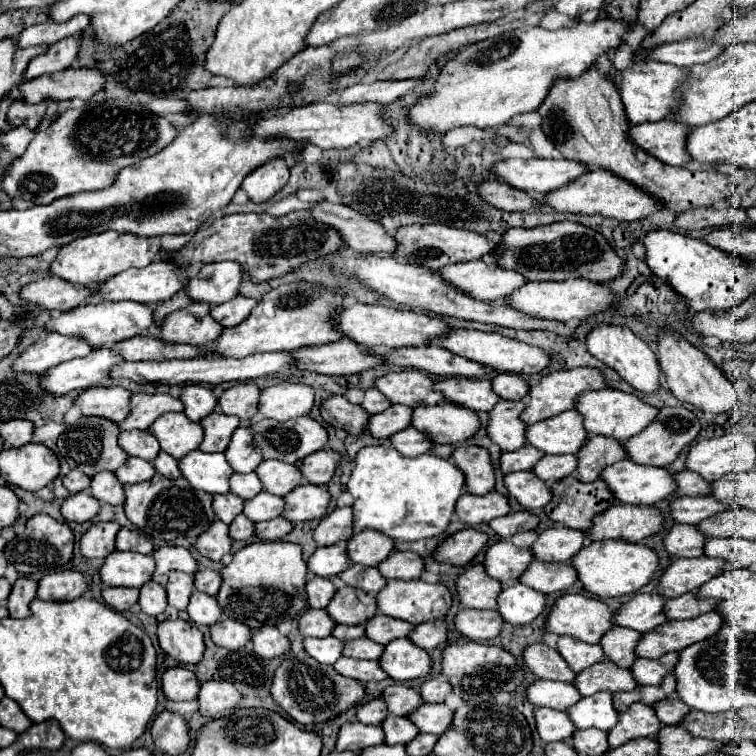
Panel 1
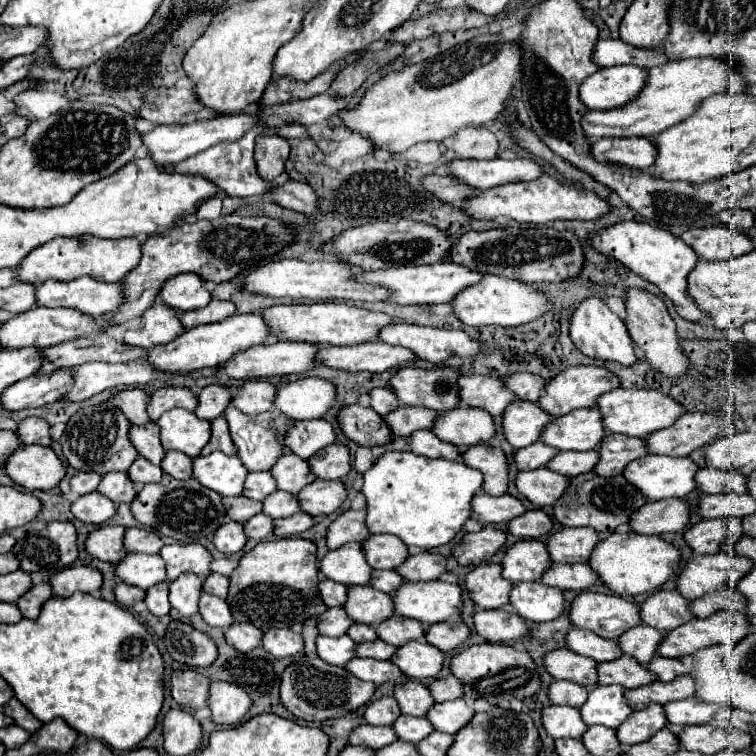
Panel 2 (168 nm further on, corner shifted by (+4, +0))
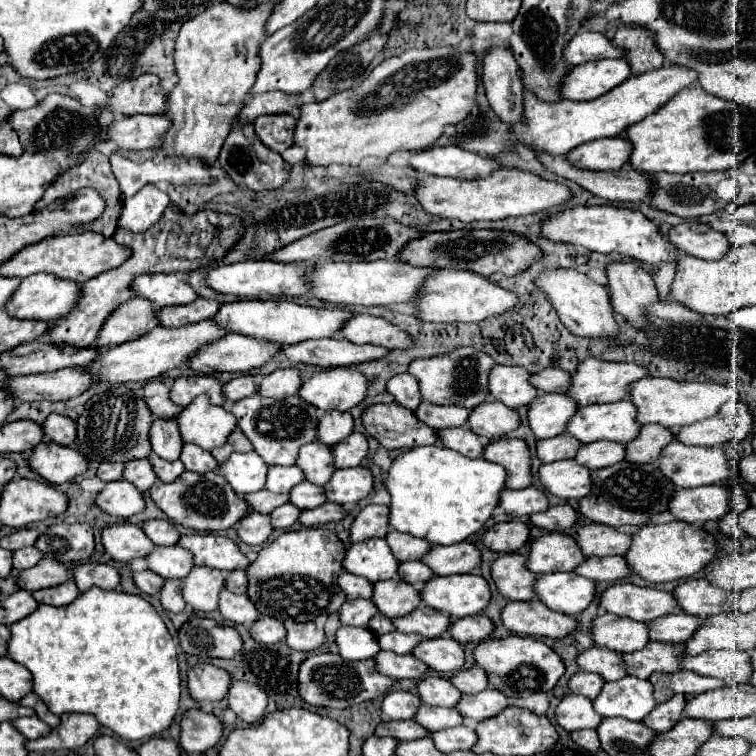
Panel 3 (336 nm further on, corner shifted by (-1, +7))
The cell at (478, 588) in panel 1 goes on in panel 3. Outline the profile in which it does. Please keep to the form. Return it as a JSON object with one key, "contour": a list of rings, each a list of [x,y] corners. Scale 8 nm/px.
{"contour":[[[501,554],[493,566],[491,576],[497,590],[509,600],[533,600],[533,586],[537,576],[525,568],[527,556],[521,554]]]}

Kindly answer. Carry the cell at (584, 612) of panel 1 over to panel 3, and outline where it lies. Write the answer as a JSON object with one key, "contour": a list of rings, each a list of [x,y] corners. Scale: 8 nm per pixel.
{"contour":[[[615,584],[603,592],[599,606],[617,616],[651,622],[659,616],[675,612],[677,600],[673,592],[635,584]]]}

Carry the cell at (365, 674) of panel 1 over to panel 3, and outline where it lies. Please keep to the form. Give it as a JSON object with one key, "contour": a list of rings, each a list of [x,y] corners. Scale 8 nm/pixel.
{"contour":[[[379,652],[375,656],[377,670],[385,676],[391,676],[395,680],[401,680],[401,676],[413,676],[413,678],[423,678],[429,670],[429,666],[421,660],[417,660],[413,654],[399,656],[395,652]]]}

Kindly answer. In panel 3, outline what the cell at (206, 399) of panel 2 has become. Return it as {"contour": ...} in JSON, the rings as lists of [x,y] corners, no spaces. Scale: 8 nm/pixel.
{"contour":[[[245,374],[245,376],[239,376],[239,378],[233,378],[229,380],[225,386],[223,386],[223,394],[229,402],[237,402],[241,398],[247,398],[247,396],[253,396],[257,392],[257,382],[251,374]]]}

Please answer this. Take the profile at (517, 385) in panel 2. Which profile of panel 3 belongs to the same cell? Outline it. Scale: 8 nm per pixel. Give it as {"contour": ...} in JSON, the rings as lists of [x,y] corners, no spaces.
{"contour":[[[549,366],[537,374],[533,374],[533,386],[537,386],[541,392],[567,392],[571,384],[571,374]]]}

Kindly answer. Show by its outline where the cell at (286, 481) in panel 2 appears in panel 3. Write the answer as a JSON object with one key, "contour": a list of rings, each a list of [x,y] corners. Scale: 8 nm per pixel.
{"contour":[[[311,442],[305,444],[299,452],[297,458],[297,466],[305,472],[307,480],[313,484],[327,484],[329,478],[333,476],[333,472],[337,470],[333,466],[333,456],[331,456],[331,448],[321,444],[321,442]]]}

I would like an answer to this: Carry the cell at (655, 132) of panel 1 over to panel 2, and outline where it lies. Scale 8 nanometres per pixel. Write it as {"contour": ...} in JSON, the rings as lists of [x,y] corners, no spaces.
{"contour":[[[602,137],[592,143],[592,155],[596,161],[648,171],[656,159],[656,147],[650,137]]]}

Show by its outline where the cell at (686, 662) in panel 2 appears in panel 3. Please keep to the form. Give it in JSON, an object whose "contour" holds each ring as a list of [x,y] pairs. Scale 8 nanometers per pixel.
{"contour":[[[713,650],[697,656],[685,656],[683,668],[703,676],[721,678],[727,684],[745,684],[751,678],[751,656],[749,652]]]}

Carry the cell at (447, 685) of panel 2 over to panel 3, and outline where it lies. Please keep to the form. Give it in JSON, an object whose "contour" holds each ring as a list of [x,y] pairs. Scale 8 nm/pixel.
{"contour":[[[473,666],[471,670],[461,670],[451,678],[453,686],[457,686],[463,694],[477,694],[483,692],[489,686],[487,674],[481,672],[479,666]]]}

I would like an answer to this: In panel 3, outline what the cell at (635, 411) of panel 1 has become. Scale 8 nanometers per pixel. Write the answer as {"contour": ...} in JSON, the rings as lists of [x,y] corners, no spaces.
{"contour":[[[643,378],[631,384],[631,400],[637,404],[637,420],[641,424],[665,424],[667,428],[681,428],[705,418],[711,418],[719,408],[737,398],[737,390],[715,382],[677,382],[669,378]]]}

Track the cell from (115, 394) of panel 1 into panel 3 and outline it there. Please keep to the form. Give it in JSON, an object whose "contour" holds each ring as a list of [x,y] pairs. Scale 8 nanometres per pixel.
{"contour":[[[149,382],[145,384],[145,394],[143,394],[149,410],[157,418],[175,418],[183,408],[171,402],[169,398],[169,386],[165,382]]]}

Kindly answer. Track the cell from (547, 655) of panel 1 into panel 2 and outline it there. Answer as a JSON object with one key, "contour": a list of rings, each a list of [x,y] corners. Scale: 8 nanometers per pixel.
{"contour":[[[554,649],[544,655],[544,667],[556,680],[574,681],[592,689],[596,685],[596,663],[568,649]]]}

